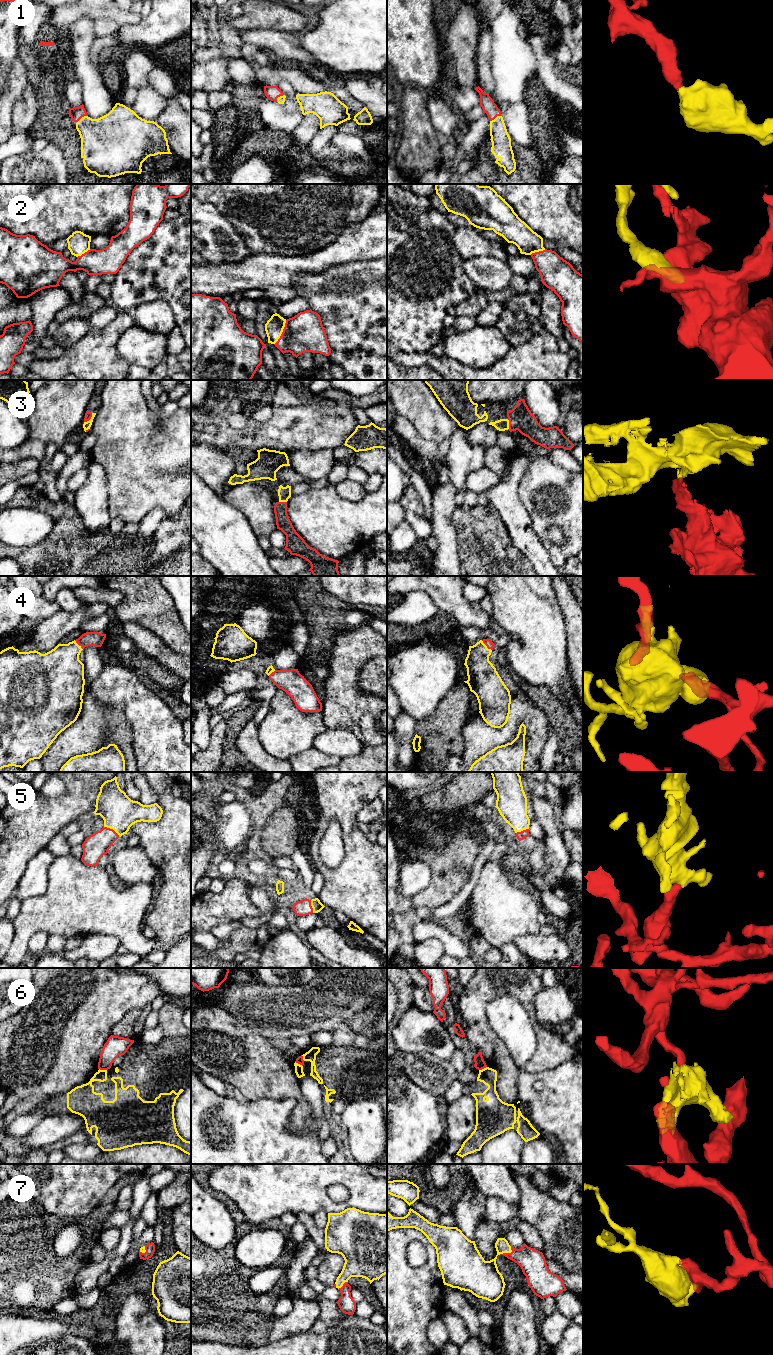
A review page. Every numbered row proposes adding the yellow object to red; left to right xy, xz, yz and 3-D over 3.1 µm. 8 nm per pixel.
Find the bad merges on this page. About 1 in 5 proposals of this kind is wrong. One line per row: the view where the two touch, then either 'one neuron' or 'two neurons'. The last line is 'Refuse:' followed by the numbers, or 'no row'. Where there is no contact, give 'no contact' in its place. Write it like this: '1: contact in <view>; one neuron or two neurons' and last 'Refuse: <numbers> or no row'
1: contact in yz; one neuron
2: contact in xz; one neuron
3: contact in xy; one neuron
4: contact in yz; one neuron
5: contact in xy; one neuron
6: contact in xy; two neurons
7: contact in yz; one neuron
Refuse: 6

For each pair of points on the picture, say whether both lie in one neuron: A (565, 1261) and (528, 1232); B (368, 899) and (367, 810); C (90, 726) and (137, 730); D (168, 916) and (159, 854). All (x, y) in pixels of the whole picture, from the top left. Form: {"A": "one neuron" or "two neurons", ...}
{"A": "two neurons", "B": "two neurons", "C": "two neurons", "D": "one neuron"}

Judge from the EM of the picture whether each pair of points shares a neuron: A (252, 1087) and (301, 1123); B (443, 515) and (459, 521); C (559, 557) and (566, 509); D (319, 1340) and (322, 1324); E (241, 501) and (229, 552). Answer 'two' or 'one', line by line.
A: one
B: two
C: one
D: two
E: two

